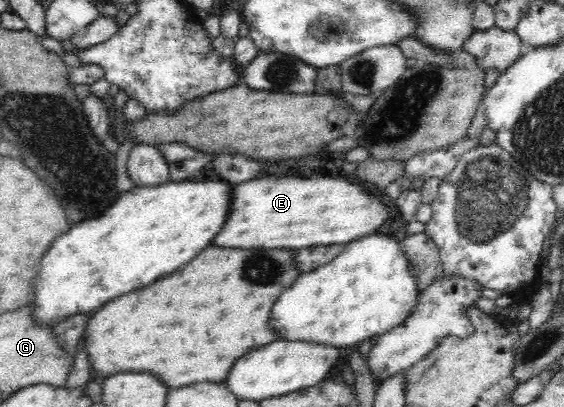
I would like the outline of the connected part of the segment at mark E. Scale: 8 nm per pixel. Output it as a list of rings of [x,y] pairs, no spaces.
[[[269,176],[269,178],[256,178],[247,180],[243,184],[231,184],[231,206],[229,206],[229,212],[227,212],[227,221],[223,222],[222,230],[213,237],[211,246],[218,246],[223,248],[236,248],[236,250],[292,250],[297,251],[299,249],[307,249],[311,246],[318,245],[348,245],[351,241],[357,240],[359,236],[365,236],[366,234],[374,233],[389,216],[391,216],[391,210],[389,206],[383,204],[383,200],[379,200],[377,196],[371,196],[371,192],[365,188],[365,186],[359,186],[357,182],[349,182],[347,178],[331,178],[331,176],[311,176],[311,178],[293,178],[293,176],[283,176],[281,182],[279,182],[279,176]]]

